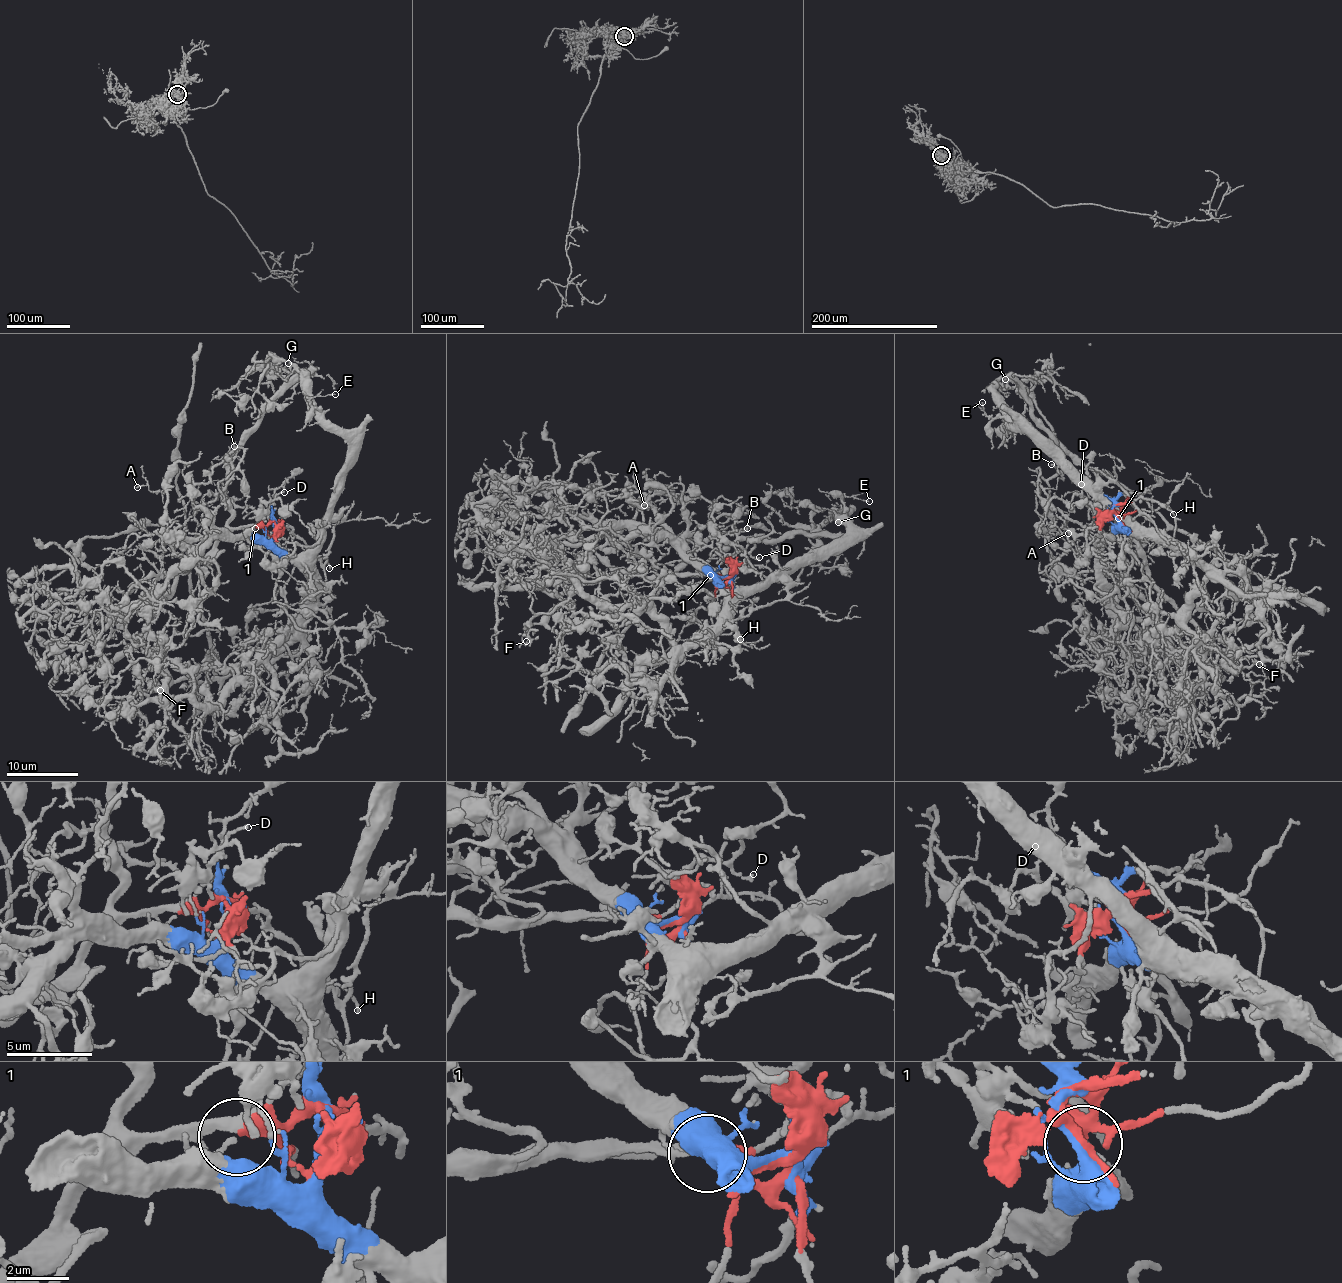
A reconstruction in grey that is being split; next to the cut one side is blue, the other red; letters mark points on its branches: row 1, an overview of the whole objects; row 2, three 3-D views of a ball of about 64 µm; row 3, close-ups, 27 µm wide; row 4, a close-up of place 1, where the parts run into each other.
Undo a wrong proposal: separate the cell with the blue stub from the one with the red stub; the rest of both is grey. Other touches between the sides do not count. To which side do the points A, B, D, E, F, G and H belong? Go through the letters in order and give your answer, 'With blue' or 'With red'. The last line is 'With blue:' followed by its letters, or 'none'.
A: With blue
B: With red
D: With red
E: With blue
F: With red
G: With blue
H: With red
With blue: A, E, G

